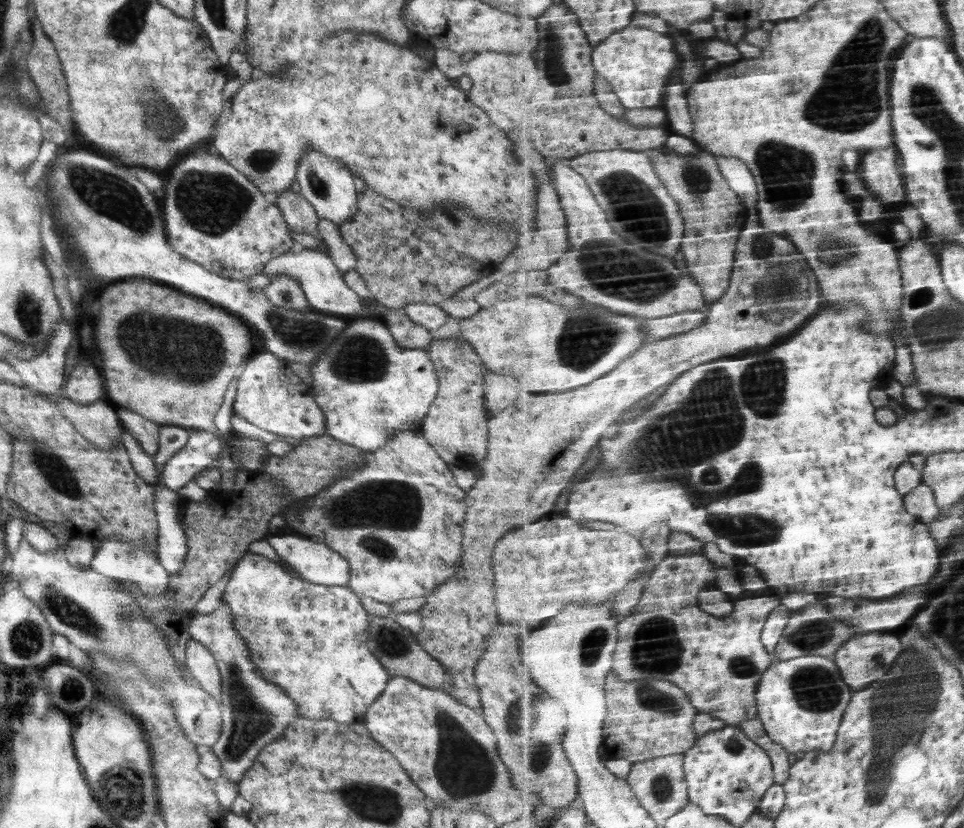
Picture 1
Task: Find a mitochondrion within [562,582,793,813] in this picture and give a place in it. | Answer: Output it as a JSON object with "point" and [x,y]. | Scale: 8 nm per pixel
{"point":[657,649]}

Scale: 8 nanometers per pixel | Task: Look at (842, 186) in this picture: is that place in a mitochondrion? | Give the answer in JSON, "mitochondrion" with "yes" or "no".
{"mitochondrion":"no"}

